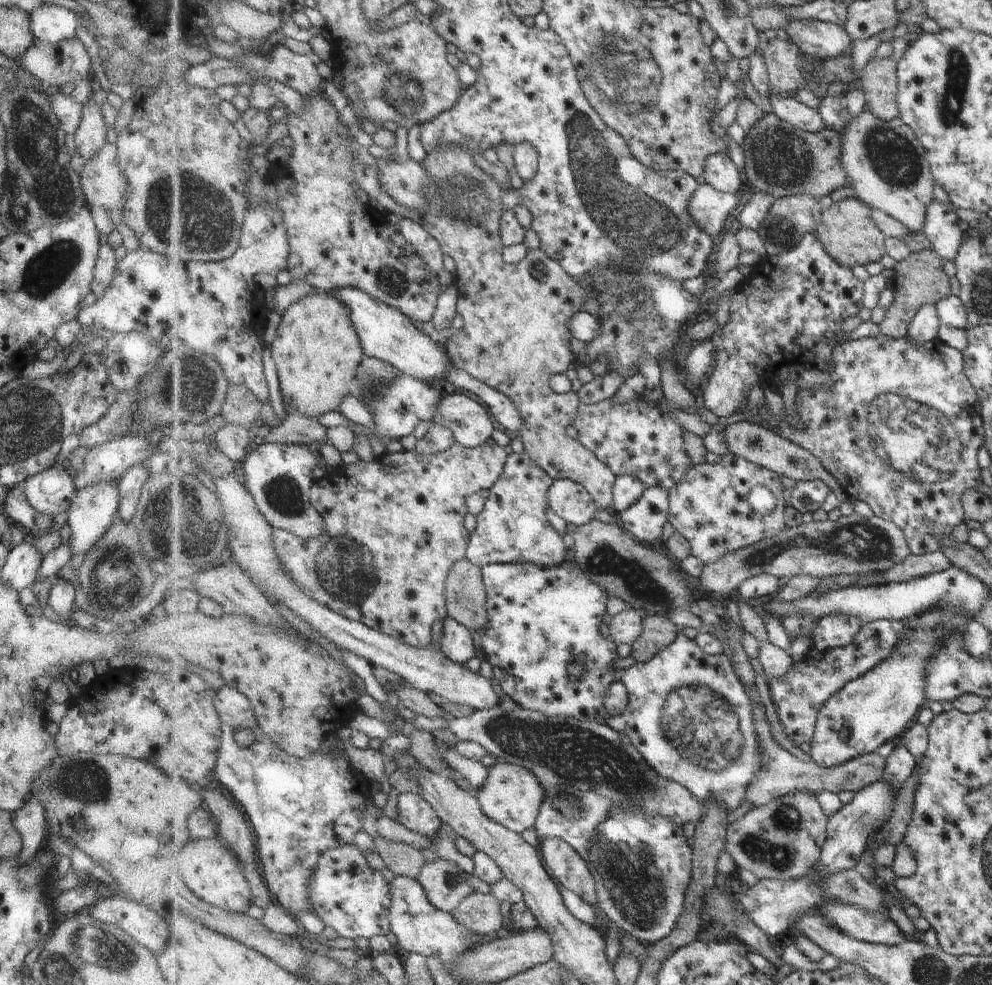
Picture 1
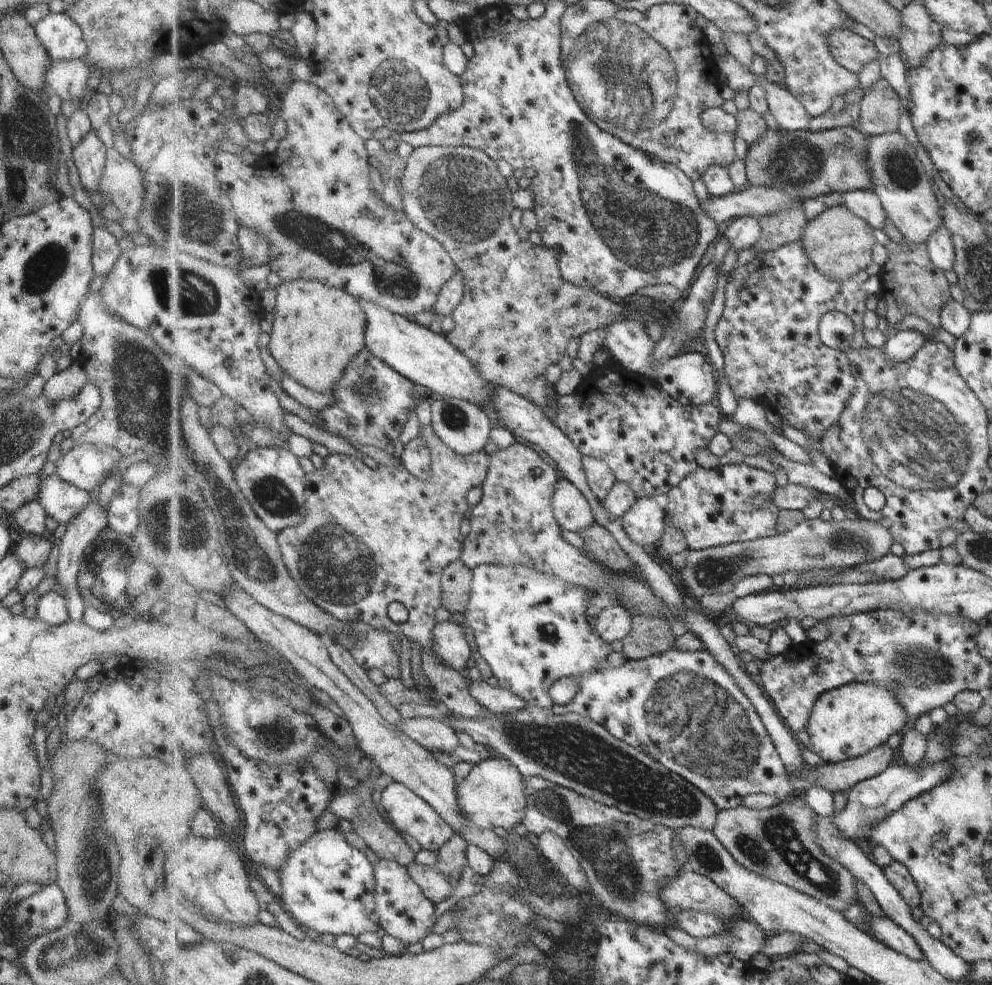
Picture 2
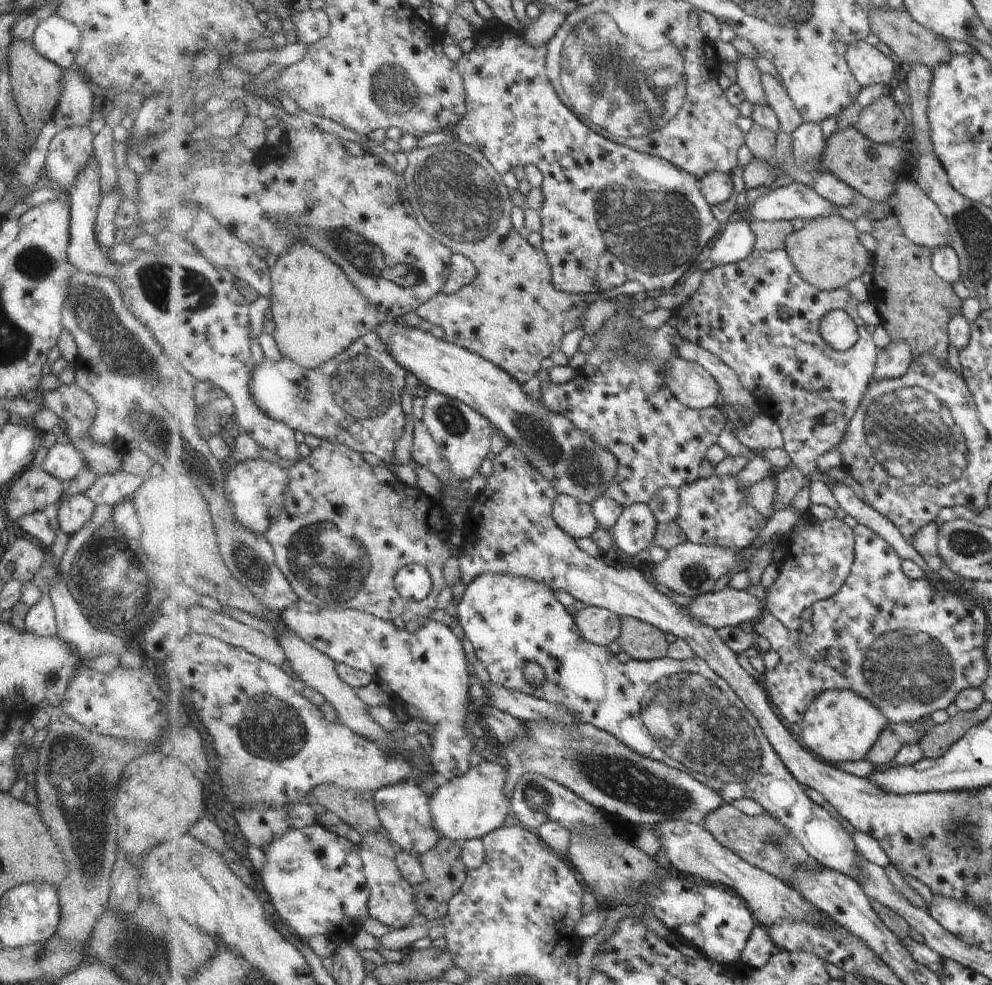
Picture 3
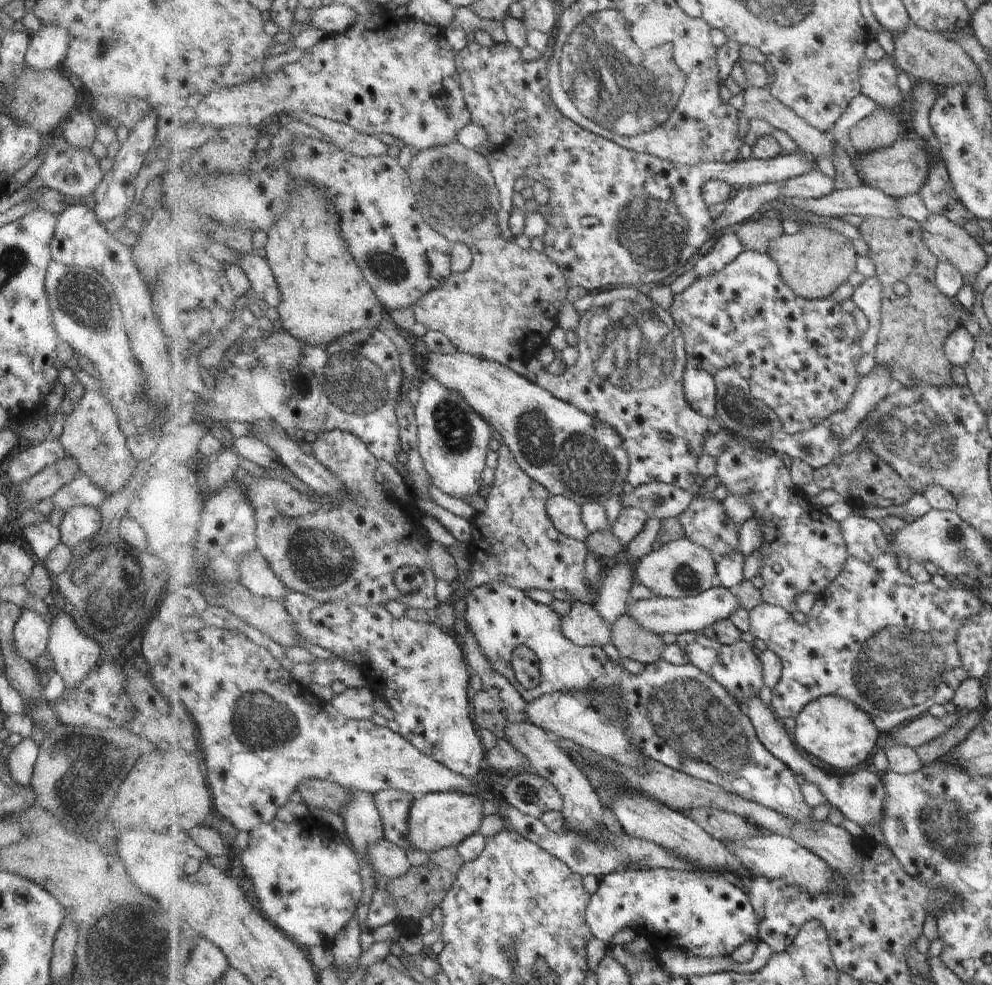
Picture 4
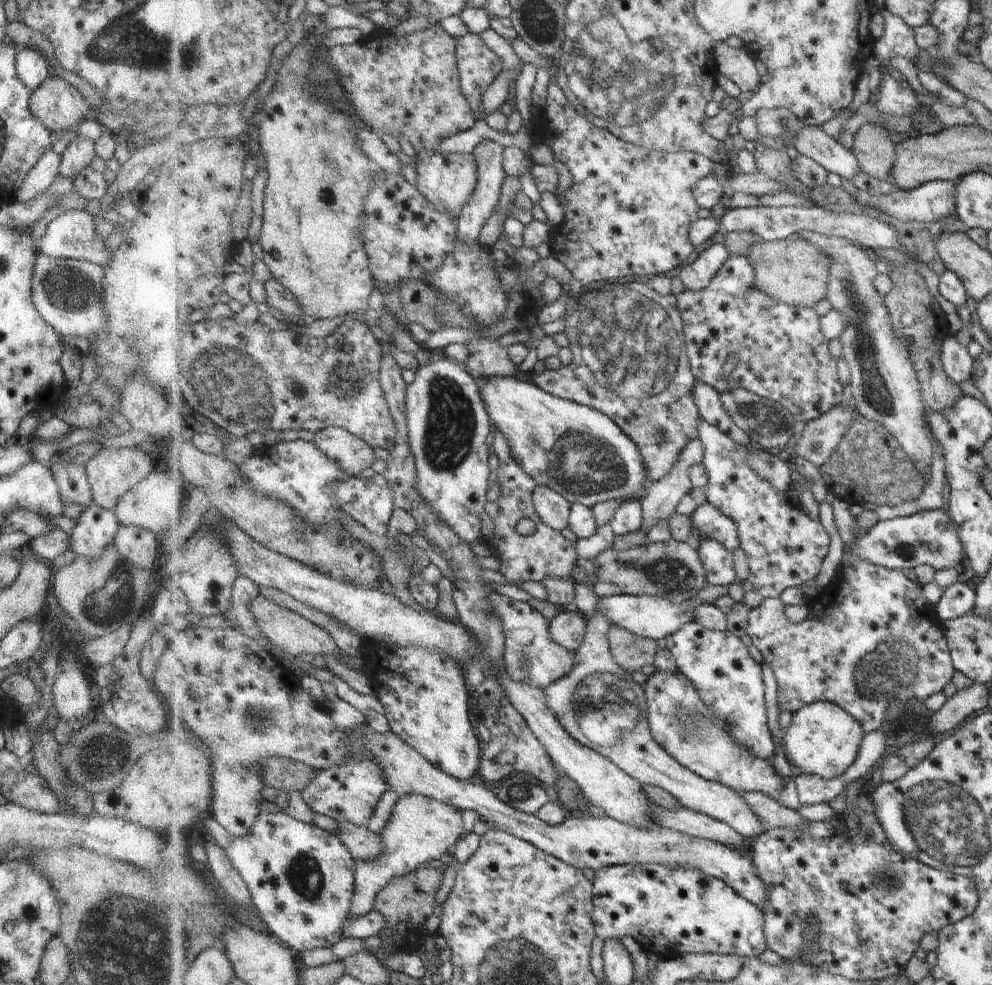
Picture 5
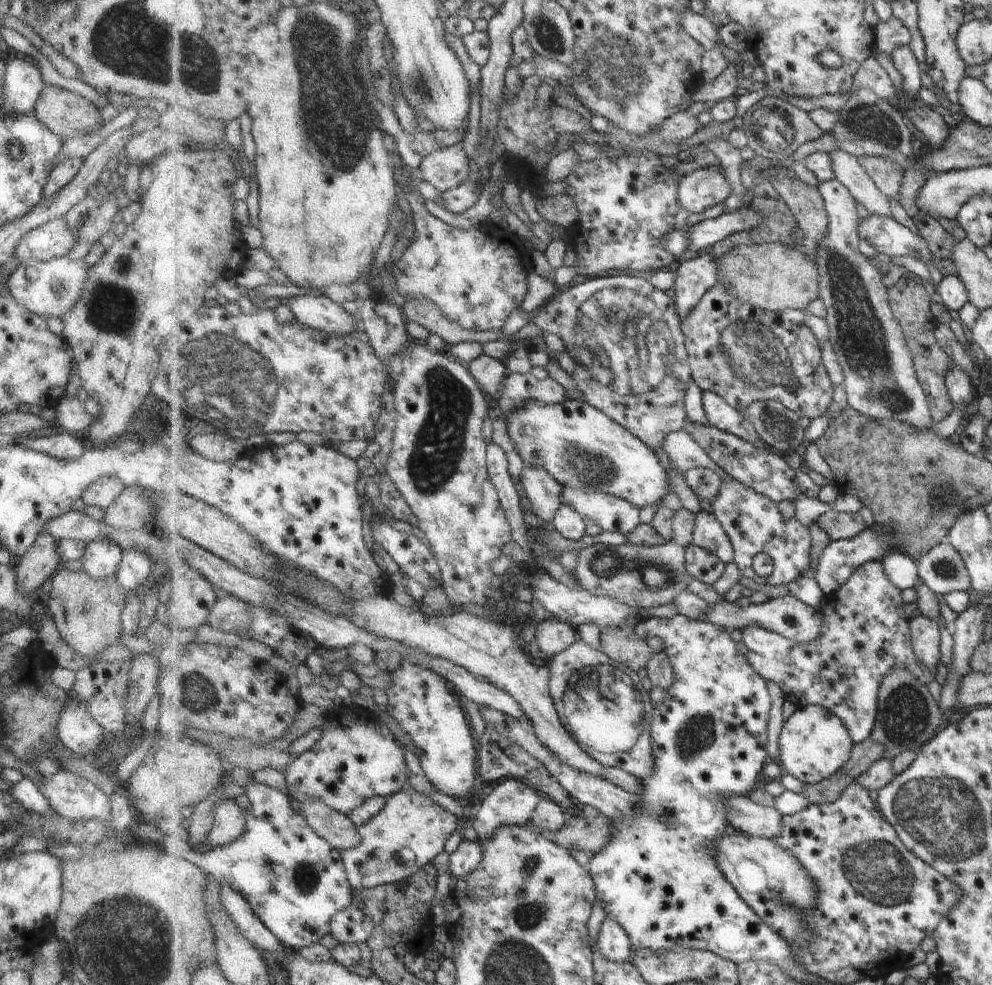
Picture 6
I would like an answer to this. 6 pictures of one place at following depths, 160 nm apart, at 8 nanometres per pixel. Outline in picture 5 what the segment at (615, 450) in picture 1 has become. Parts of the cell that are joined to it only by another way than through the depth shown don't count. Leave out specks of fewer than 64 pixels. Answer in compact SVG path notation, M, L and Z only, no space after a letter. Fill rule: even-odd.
M624 283L619 286L612 284L598 293L585 292L578 296L577 305L567 317L563 332L574 354L573 362L557 370L546 368L541 373L532 373L530 381L549 394L577 401L610 416L643 453L649 483L655 484L669 476L686 444L699 439L698 428L702 420L694 396L697 380L686 352L687 341L678 298L672 293L663 296L642 283ZM625 350L632 350L637 355L635 360L633 356L629 360L629 354L625 354Z

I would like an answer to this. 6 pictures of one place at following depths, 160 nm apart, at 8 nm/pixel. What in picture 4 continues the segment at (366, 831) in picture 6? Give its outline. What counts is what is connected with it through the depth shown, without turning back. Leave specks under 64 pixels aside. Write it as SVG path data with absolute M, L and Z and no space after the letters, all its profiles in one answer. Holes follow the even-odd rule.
M443 791L416 797L410 810L410 843L429 854L447 847L456 847L481 830L485 812L479 795L463 791ZM355 916L353 920L349 921L343 932L337 935L335 942L332 944L334 966L337 969L355 967L359 960L361 960L361 955L364 951L360 943L362 932L363 930L361 930L361 926L359 926Z

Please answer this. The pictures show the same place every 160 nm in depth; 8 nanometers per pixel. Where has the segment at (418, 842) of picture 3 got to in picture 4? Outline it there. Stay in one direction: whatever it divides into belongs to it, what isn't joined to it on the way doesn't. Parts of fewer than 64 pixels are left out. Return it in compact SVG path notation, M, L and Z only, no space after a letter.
M387 789L375 794L375 802L380 812L387 839L397 846L407 849L410 843L410 810L416 797L405 791Z

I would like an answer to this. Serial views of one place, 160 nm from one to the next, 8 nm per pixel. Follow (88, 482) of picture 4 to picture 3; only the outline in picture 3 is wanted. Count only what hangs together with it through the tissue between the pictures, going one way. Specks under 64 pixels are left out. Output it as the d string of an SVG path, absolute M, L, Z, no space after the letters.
M125 470L111 474L98 475L92 484L82 493L94 505L115 505L123 496L131 496L135 490L143 487L146 478L127 474Z

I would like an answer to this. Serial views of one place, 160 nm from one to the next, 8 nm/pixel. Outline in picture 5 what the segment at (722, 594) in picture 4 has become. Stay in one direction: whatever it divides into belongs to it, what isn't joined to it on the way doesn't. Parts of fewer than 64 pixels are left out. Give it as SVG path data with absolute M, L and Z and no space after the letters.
M617 595L597 598L595 608L607 615L613 625L630 630L633 634L650 639L667 638L681 630L686 624L696 620L695 606L687 603L676 603L662 596L653 595Z

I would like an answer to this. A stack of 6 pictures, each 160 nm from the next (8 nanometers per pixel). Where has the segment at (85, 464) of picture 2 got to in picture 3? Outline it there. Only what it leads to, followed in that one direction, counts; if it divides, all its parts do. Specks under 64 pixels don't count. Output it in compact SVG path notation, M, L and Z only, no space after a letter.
M52 444L47 448L43 460L39 462L40 470L57 480L70 481L75 474L87 470L81 454L71 444Z

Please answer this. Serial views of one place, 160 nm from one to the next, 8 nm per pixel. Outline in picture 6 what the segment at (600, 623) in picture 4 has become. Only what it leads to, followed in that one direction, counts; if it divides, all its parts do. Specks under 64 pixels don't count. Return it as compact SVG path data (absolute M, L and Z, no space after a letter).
M556 617L553 620L541 621L536 628L537 644L549 657L562 654L579 640L576 629Z

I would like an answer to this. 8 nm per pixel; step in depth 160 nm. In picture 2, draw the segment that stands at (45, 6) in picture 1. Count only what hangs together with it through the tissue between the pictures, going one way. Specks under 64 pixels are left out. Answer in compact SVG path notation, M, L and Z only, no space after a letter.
M48 12L46 16L43 16L35 26L34 34L39 40L39 43L47 55L50 57L50 60L53 62L59 62L59 60L73 60L73 59L83 59L86 50L86 44L83 40L82 33L80 32L79 26L69 18L65 16L62 12Z

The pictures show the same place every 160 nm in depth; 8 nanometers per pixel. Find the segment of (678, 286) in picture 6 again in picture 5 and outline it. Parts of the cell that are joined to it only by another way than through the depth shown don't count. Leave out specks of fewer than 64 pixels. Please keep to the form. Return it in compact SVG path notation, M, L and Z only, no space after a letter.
M715 243L703 251L692 263L681 267L678 277L685 288L690 291L703 290L711 284L719 269L729 260L730 256L730 250L725 243Z

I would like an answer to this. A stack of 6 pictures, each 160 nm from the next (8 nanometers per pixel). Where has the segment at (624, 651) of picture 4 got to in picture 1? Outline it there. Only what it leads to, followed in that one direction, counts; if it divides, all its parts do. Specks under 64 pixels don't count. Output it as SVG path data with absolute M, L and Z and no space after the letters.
M646 616L643 634L631 645L631 656L647 663L677 640L680 629L667 617Z

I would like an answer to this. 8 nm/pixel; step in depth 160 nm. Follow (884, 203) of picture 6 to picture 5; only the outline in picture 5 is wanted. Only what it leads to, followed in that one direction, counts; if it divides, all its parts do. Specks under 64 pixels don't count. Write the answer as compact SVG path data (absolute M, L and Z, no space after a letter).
M803 125L793 145L801 155L816 160L830 173L837 173L851 182L860 171L860 162L853 151L844 148L820 126Z

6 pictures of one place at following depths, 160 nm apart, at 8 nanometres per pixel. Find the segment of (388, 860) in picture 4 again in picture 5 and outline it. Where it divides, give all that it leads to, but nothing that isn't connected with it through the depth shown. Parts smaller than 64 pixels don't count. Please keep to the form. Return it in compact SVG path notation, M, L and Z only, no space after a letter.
M337 823L337 837L352 852L357 861L372 861L384 853L385 843L381 835L353 823Z

